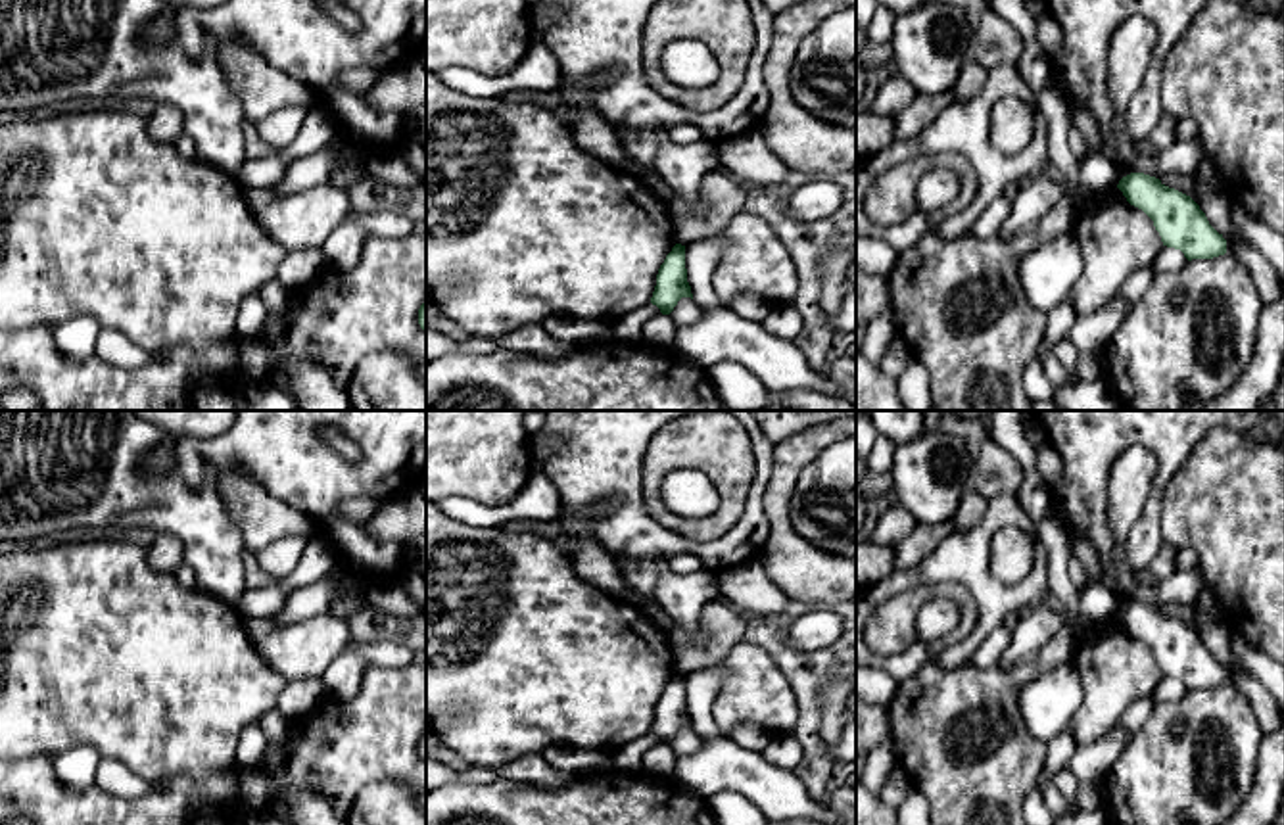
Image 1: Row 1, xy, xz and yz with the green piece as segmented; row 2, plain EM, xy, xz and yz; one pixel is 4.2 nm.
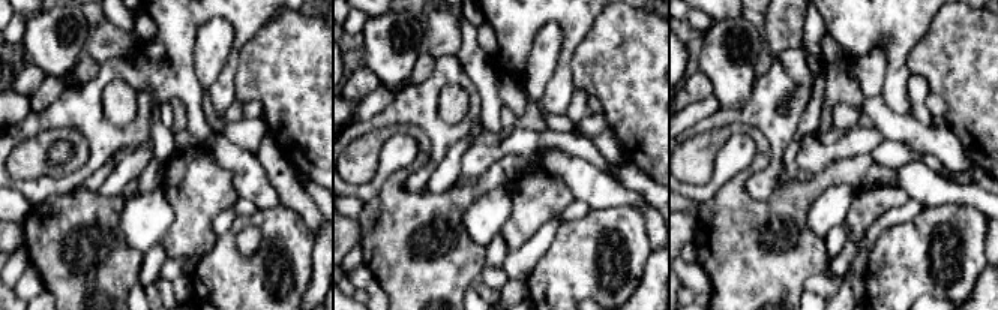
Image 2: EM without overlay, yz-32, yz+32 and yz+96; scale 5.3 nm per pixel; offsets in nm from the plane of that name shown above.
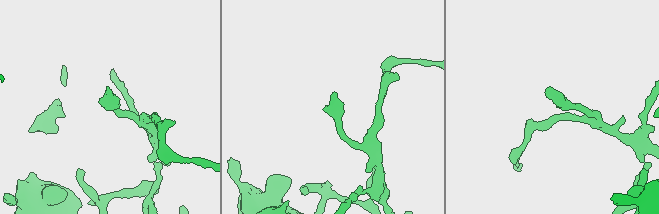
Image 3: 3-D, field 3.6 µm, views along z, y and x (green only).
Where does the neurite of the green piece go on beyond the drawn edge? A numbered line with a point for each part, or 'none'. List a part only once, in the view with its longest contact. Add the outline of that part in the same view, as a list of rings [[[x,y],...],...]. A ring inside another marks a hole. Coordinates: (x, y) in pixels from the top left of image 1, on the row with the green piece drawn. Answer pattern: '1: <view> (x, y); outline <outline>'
none

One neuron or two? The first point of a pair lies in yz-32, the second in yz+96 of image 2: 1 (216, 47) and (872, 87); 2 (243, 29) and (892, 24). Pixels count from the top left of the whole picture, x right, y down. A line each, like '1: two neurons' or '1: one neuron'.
1: one neuron
2: one neuron

